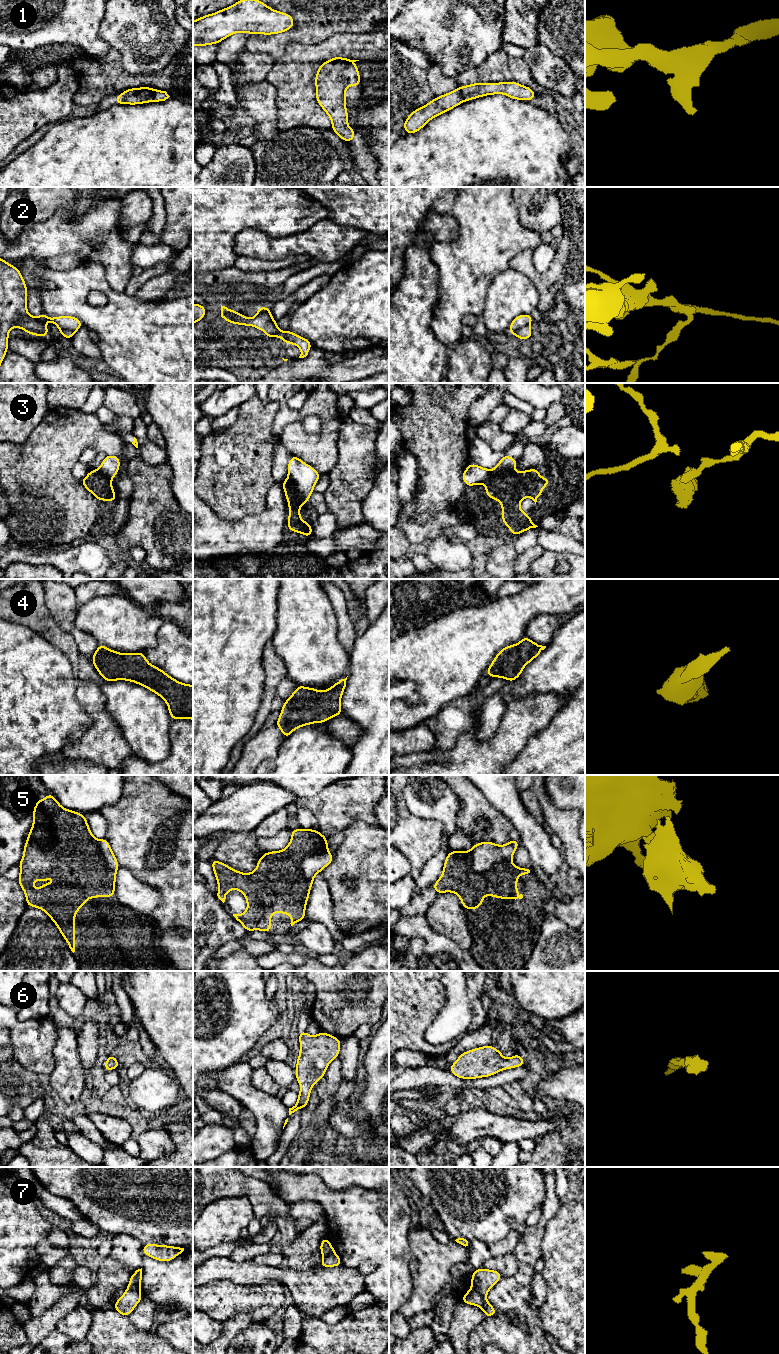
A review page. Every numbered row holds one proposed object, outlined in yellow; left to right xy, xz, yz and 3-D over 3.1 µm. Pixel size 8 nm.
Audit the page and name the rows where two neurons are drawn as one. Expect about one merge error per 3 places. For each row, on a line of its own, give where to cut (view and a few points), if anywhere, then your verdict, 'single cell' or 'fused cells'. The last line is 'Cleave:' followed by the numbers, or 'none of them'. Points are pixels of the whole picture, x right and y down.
1: no cut | single cell
2: yz (529, 324), (518, 328), (512, 333) | fused cells
3: yz (512, 470), (506, 473), (496, 473), (485, 482) | fused cells
4: no cut | single cell
5: yz (469, 851), (471, 866), (478, 872), (502, 866), (510, 858) | fused cells
6: no cut | single cell
7: yz (472, 1286), (485, 1297) | fused cells
Cleave: 2, 3, 5, 7

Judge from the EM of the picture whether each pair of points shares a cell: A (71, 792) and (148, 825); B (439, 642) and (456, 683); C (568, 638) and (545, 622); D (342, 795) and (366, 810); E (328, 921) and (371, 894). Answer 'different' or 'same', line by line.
A: different
B: same
C: different
D: same
E: different

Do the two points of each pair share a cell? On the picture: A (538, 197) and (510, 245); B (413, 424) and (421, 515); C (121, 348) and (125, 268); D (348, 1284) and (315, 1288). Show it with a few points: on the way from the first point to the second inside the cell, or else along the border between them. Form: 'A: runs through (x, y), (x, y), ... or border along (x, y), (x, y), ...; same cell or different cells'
A: border along (515, 203), (518, 209), (519, 222), (540, 234); different cells
B: runs through (431, 447), (431, 492); same cell
C: border along (105, 276), (108, 284), (114, 290), (123, 292); different cells
D: runs through (340, 1284), (335, 1287), (323, 1288); same cell

